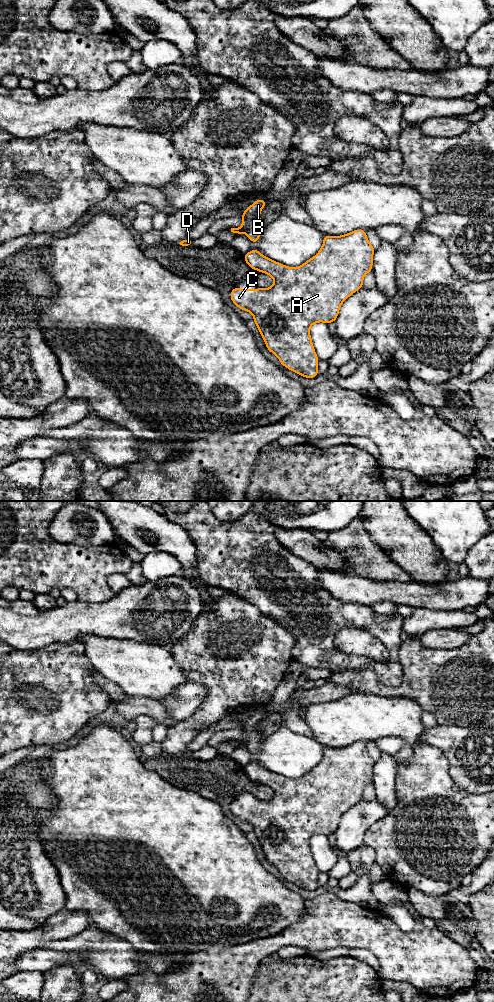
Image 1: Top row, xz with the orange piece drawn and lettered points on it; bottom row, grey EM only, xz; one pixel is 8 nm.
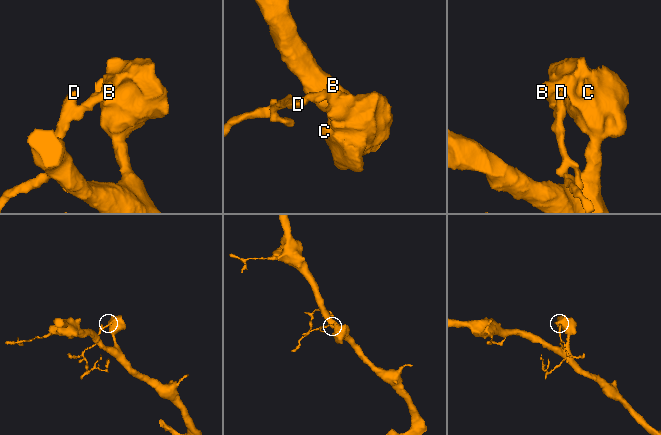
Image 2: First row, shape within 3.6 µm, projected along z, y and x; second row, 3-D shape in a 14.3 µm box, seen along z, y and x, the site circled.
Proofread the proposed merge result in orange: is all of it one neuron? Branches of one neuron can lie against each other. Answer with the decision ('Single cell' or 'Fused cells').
Fused cells

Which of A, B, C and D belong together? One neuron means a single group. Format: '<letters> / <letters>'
A B C / D

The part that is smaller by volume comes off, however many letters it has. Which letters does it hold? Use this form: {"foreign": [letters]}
{"foreign": ["D"]}

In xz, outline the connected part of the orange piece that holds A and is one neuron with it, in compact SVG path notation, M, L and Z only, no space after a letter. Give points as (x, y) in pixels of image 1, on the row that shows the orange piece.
M356 229L340 236L324 235L323 244L318 253L296 268L274 261L265 257L257 249L253 249L243 255L247 265L256 271L271 276L274 284L269 288L257 289L234 287L231 290L230 299L238 308L253 315L253 320L268 351L272 352L284 367L302 377L313 379L319 374L317 370L319 358L315 353L310 327L314 323L329 324L336 321L342 303L363 287L365 275L373 271L374 252L375 248L368 241L366 231L362 229Z

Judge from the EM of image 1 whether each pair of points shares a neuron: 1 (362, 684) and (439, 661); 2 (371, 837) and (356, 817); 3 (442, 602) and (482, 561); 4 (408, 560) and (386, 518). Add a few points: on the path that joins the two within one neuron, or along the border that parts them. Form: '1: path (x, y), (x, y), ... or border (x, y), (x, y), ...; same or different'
1: path (381, 690), (399, 691), (414, 686), (420, 680); same
2: border (385, 815), (376, 820), (367, 829), (362, 844); different
3: border (469, 575), (483, 579); different
4: path (408, 550), (408, 545), (391, 528); same

